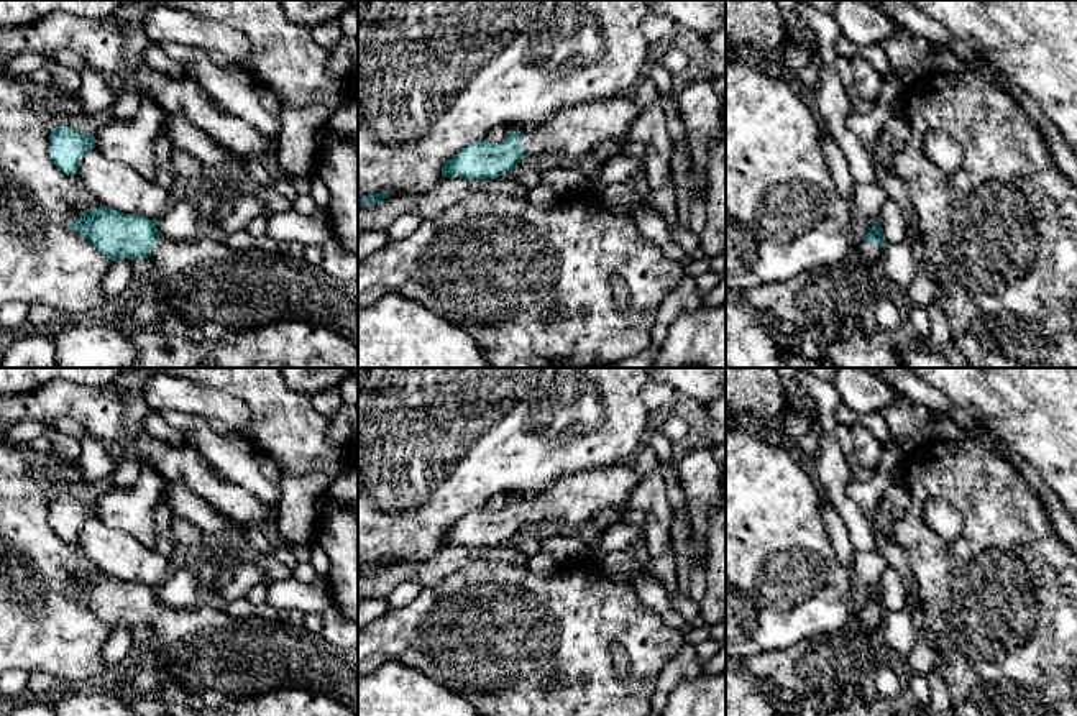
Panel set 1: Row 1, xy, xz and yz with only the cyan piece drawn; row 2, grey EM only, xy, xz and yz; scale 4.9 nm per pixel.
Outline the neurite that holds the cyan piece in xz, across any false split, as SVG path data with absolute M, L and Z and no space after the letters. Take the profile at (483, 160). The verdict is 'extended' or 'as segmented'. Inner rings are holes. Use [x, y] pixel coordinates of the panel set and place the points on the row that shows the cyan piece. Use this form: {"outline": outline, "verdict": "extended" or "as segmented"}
{"outline": "M624 95L565 107L542 125L512 130L504 141L489 143L479 140L468 145L443 163L442 177L465 177L470 181L497 179L504 172L511 172L522 159L580 166L604 141L617 143L624 149L622 154L629 154L642 148L629 140L634 122L642 115L644 107Z", "verdict": "extended"}

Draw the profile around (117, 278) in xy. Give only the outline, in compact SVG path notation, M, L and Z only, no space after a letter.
M118 258L110 264L103 276L103 292L107 296L108 307L113 301L120 299L123 291L128 287L131 276L131 259Z

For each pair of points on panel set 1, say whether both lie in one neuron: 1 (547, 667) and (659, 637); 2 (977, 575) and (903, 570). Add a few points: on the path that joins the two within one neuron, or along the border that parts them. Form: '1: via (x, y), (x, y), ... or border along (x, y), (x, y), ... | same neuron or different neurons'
1: via (575, 639), (580, 634), (631, 634) | same neuron
2: border along (893, 536), (915, 577) | different neurons

